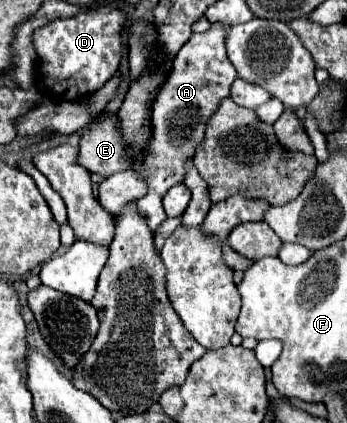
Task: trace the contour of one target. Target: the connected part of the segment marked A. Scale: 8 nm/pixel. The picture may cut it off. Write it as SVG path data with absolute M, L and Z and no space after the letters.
M214 21L210 23L208 31L194 33L190 41L174 57L174 67L154 101L154 135L150 139L150 149L146 153L148 169L144 171L144 177L148 181L148 193L136 201L138 213L144 217L146 225L152 231L156 231L162 225L162 221L166 221L166 213L162 209L162 195L184 179L184 161L194 155L194 149L204 139L206 119L212 115L218 103L230 95L230 85L238 77L236 69L226 57L226 29L226 25L218 25L218 21Z

